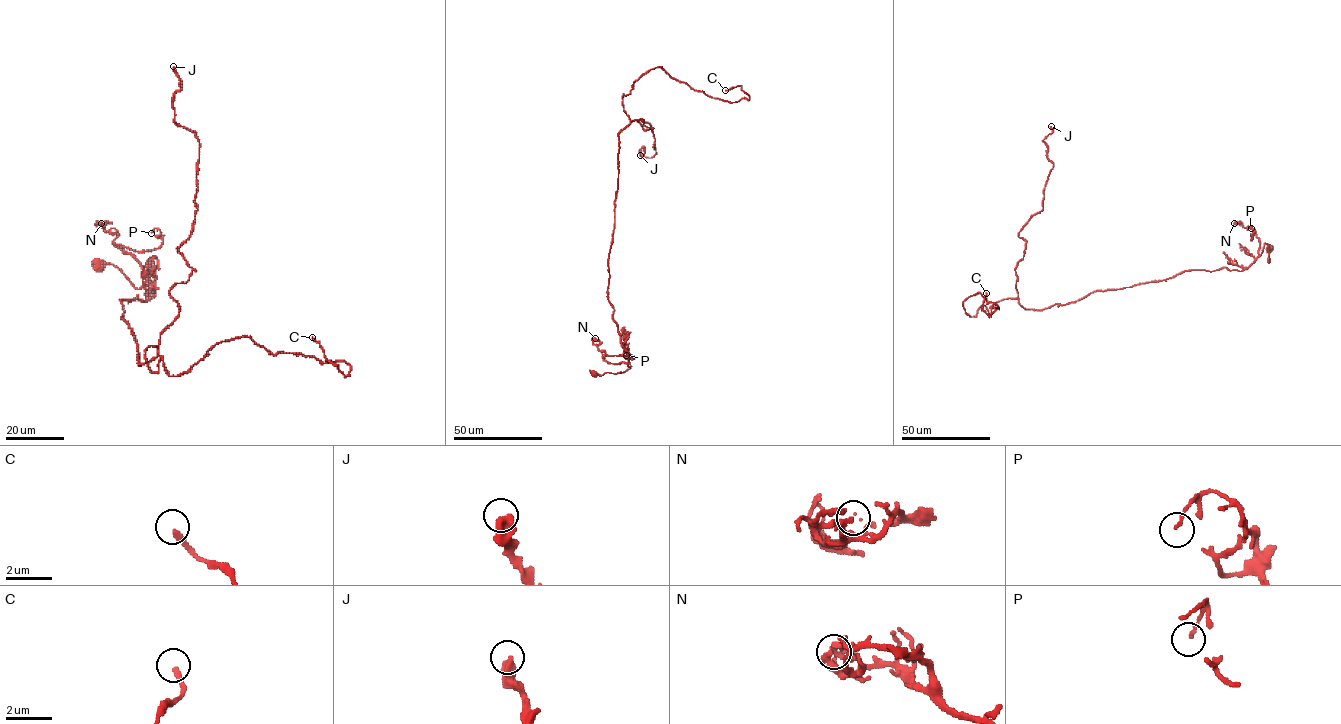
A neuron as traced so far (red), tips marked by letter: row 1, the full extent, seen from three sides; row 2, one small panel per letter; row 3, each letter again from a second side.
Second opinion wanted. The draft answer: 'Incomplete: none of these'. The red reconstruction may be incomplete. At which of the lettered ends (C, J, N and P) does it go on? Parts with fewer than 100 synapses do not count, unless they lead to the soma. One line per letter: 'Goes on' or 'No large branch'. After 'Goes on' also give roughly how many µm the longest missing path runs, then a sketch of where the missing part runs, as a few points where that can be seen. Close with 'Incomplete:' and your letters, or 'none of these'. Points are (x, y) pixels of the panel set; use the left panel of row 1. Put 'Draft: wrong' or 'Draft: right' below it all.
C: No large branch
J: No large branch
N: No large branch
P: No large branch
Incomplete: none of these
Draft: right

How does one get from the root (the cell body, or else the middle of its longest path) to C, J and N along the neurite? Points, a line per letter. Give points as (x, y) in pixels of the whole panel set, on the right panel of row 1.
C: (1269, 248), (1242, 271), (968, 315), (978, 292), (998, 308), (981, 310), (986, 293)
J: (1269, 248), (1269, 263), (1265, 243), (1242, 271), (1186, 270), (1024, 308), (1019, 232), (1043, 208), (1051, 126)
N: (1269, 248), (1269, 263), (1268, 245), (1265, 243), (1259, 255), (1260, 240), (1254, 231), (1234, 223)

